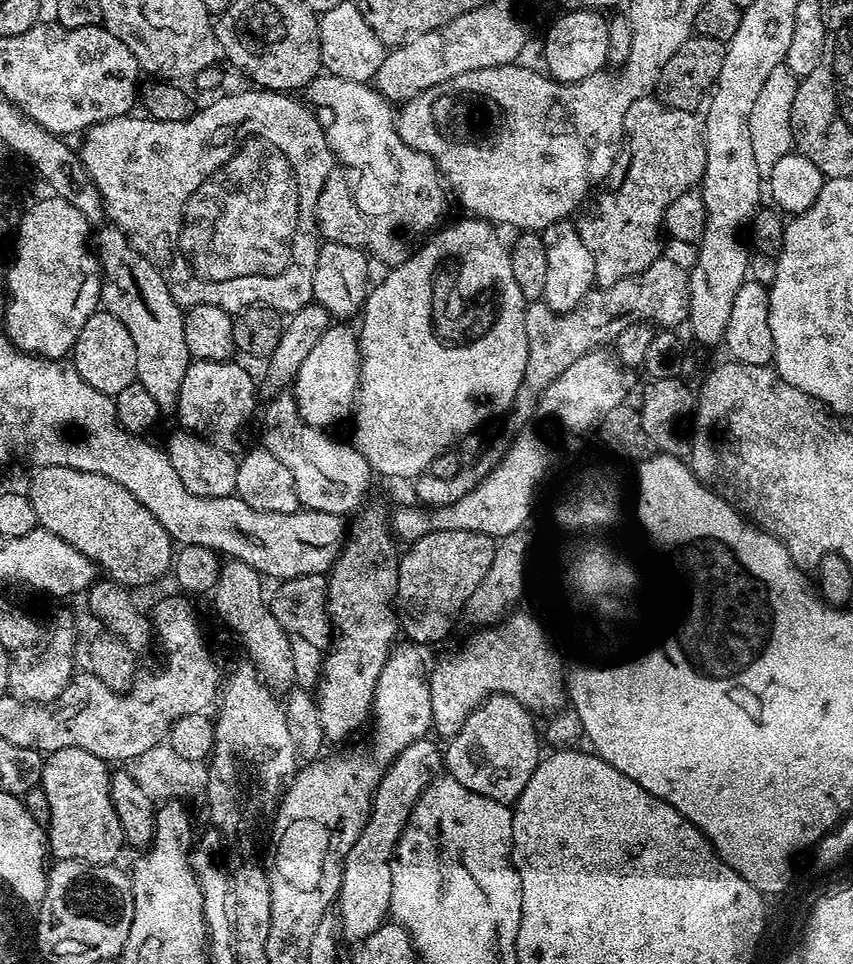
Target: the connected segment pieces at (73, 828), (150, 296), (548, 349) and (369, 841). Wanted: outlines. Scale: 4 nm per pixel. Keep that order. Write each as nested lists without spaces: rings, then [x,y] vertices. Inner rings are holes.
[[[67,748],[47,753],[42,764],[39,787],[50,801],[50,822],[46,825],[46,843],[56,860],[77,860],[87,864],[110,864],[119,861],[120,851],[125,851],[122,822],[114,810],[110,794],[112,778],[109,765],[102,758],[86,750]]]
[[[104,226],[99,231],[101,232],[97,236],[95,233],[94,244],[98,249],[98,259],[102,273],[100,298],[103,307],[110,314],[114,314],[114,318],[122,321],[126,330],[130,330],[130,338],[134,338],[138,350],[138,370],[136,374],[139,384],[146,386],[146,390],[150,390],[150,394],[154,394],[154,400],[160,404],[161,409],[175,409],[176,399],[180,396],[180,383],[182,378],[186,378],[186,370],[190,363],[188,347],[186,346],[186,330],[184,329],[185,309],[183,307],[180,309],[176,305],[176,300],[172,297],[171,290],[168,289],[167,282],[169,283],[169,281],[166,279],[165,273],[161,269],[160,273],[156,269],[159,267],[132,245],[128,235],[121,228]]]
[[[661,258],[642,270],[637,276],[627,276],[609,288],[599,286],[593,287],[592,291],[585,294],[582,302],[574,310],[569,312],[556,312],[550,305],[543,302],[532,302],[528,304],[528,366],[524,375],[524,384],[516,395],[515,411],[528,412],[535,409],[538,404],[540,393],[544,392],[563,374],[569,366],[574,366],[578,358],[582,358],[587,352],[594,352],[608,346],[611,340],[616,340],[623,334],[624,328],[631,324],[644,324],[649,320],[652,324],[660,324],[661,329],[676,330],[679,324],[689,319],[692,306],[692,289],[690,287],[689,269],[682,269],[676,262]]]
[[[432,738],[415,740],[399,753],[377,788],[373,814],[364,833],[357,838],[344,865],[344,877],[338,897],[340,919],[344,922],[343,939],[363,942],[389,919],[392,906],[392,865],[396,845],[420,796],[442,768],[442,748]],[[433,740],[433,741],[432,741]],[[437,771],[437,772],[436,772]],[[436,772],[436,773],[432,773]]]

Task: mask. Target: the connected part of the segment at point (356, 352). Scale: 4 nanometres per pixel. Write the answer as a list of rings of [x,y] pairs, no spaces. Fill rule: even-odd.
[[[331,326],[322,334],[322,338],[314,345],[314,350],[310,351],[306,360],[302,363],[302,368],[298,370],[294,383],[294,395],[296,398],[296,410],[305,424],[311,428],[331,429],[331,424],[340,424],[344,419],[353,415],[358,404],[360,395],[360,341],[357,333],[352,332],[348,326]]]

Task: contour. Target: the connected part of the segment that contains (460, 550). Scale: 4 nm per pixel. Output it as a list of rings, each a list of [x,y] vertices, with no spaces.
[[[428,532],[422,538],[411,541],[400,557],[398,566],[398,586],[396,587],[395,607],[398,609],[398,624],[409,641],[417,646],[432,644],[440,640],[452,628],[452,623],[463,613],[466,602],[474,590],[486,578],[490,562],[494,562],[497,541],[481,532]]]

